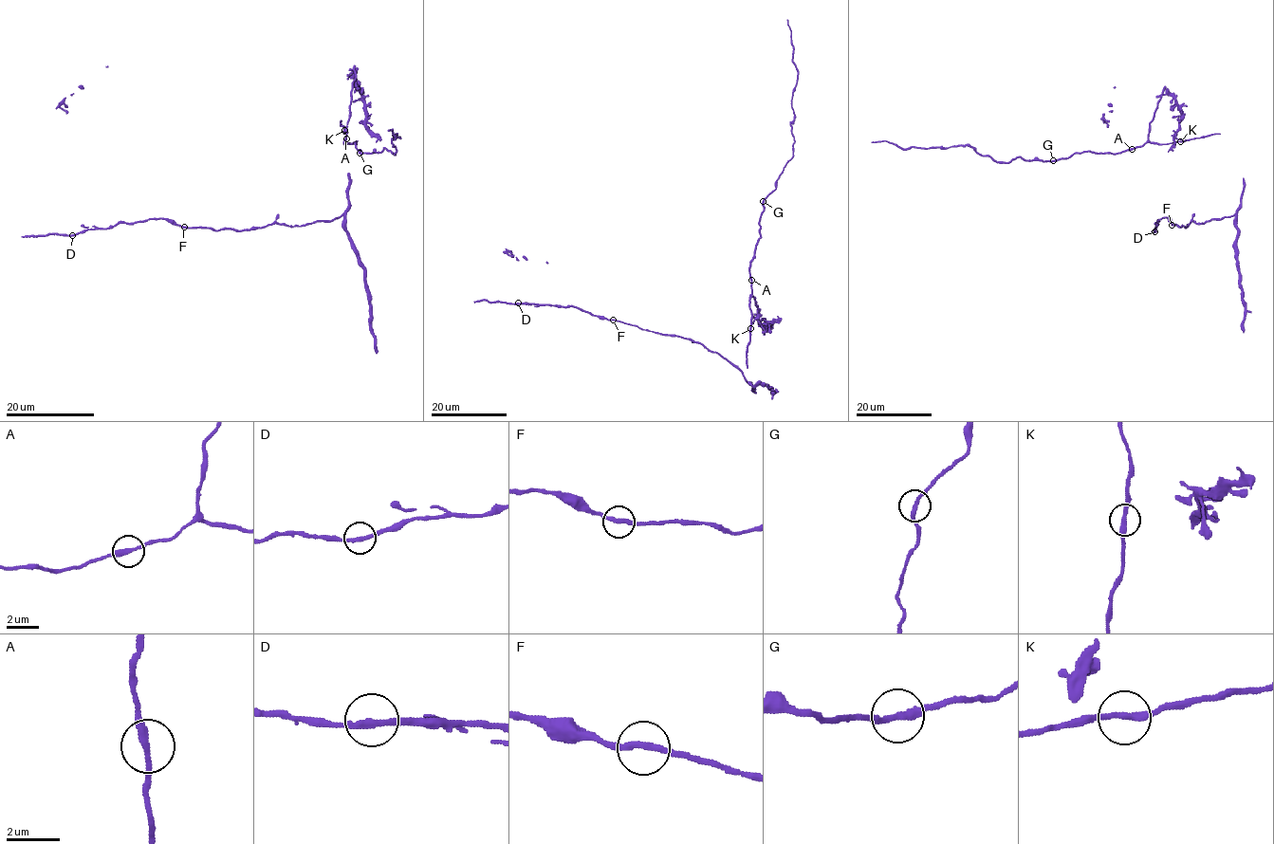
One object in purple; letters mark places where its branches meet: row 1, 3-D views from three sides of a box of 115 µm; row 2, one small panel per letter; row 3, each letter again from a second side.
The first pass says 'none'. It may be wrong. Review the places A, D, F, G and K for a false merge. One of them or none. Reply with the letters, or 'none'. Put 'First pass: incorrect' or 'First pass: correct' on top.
First pass: correct
none

